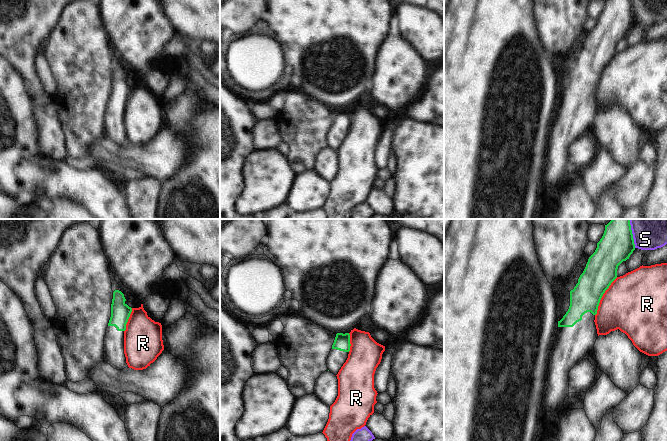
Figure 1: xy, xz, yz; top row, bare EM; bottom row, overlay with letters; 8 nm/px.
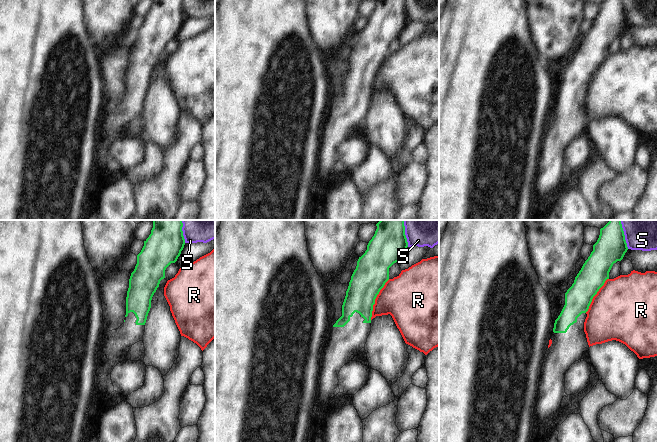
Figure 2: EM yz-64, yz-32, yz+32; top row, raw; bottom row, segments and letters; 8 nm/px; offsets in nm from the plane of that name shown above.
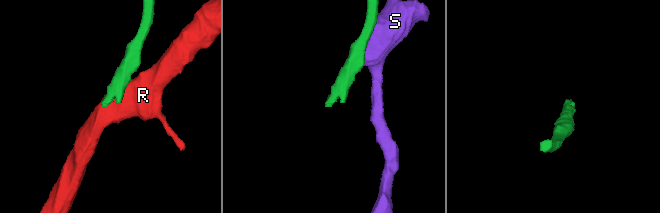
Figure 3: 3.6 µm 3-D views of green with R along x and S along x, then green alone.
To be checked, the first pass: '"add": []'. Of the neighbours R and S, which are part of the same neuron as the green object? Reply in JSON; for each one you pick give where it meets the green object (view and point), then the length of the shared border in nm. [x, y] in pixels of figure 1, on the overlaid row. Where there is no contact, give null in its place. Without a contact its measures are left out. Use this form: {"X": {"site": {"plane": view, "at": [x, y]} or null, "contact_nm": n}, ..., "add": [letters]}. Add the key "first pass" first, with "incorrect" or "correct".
{"first pass": "correct", "add": []}

